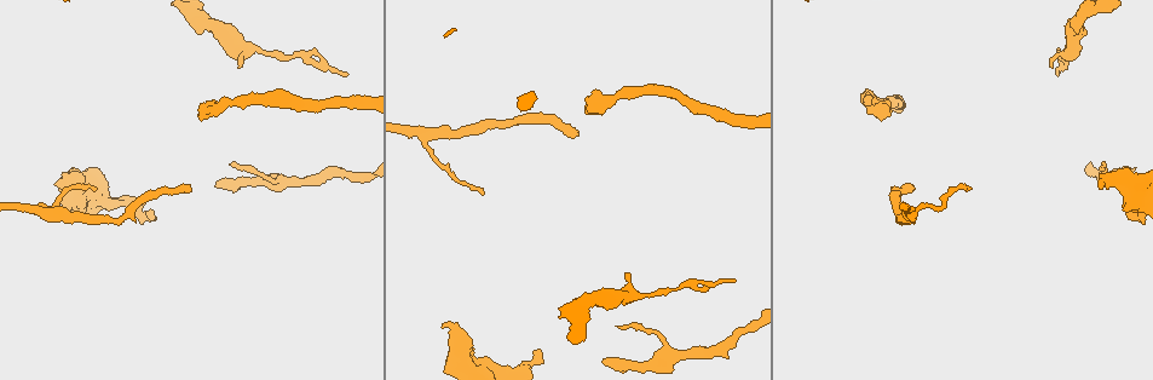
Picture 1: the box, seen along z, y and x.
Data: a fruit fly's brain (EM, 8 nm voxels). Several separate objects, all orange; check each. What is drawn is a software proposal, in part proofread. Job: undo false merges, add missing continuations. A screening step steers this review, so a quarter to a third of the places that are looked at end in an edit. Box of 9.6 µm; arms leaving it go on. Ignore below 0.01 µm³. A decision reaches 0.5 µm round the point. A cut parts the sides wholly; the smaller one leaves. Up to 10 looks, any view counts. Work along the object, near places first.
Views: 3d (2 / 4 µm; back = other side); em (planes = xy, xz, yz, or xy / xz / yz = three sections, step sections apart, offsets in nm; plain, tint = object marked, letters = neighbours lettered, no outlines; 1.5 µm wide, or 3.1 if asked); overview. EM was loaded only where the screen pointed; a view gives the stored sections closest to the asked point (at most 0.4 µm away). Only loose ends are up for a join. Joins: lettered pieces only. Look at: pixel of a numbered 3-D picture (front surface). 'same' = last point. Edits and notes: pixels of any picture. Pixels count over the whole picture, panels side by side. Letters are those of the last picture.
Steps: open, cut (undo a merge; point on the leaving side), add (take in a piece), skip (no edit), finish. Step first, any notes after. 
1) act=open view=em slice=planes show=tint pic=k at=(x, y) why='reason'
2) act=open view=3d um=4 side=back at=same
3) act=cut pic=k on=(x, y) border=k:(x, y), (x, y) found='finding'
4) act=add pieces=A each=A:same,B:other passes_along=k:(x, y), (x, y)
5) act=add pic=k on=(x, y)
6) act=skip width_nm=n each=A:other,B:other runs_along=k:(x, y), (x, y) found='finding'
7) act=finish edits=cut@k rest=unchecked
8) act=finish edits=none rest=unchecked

act=open view=em slice=planes show=letters pic=1 at=(1056, 72) why='long arm stops here'

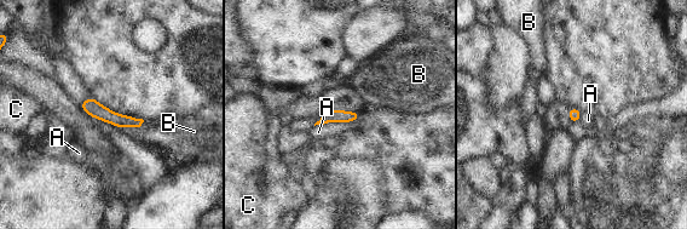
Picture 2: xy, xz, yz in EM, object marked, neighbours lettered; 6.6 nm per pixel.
act=skip each=A:other,B:other,C:other border=2:(347, 121), (329, 121), (315, 126) found='no lettered piece goes on from it'

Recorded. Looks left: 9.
act=open view=3d um=2 side=back pic=1 at=(970, 188) why='free end'

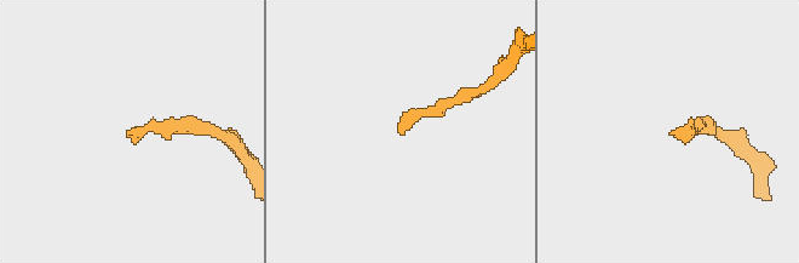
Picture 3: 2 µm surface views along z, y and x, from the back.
act=open view=em slice=xz step=4 show=letters pic=3 at=(400, 130)

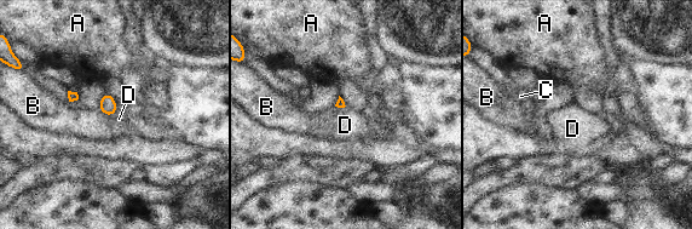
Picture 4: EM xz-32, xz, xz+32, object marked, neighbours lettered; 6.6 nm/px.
act=open view=em slice=planes show=letters at=same why='another direction'

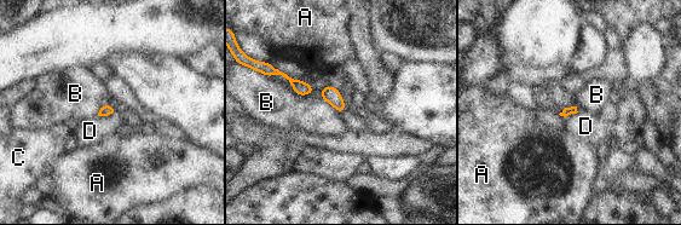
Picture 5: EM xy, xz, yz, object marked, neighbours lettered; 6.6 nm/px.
act=skip each=A:other,B:other,C:other,D:other border=5:(114, 111), (98, 116) found='no lettered piece goes on from it'

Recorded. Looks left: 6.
act=open view=3d um=2 pic=1 at=(41, 215) why='three-way junction'

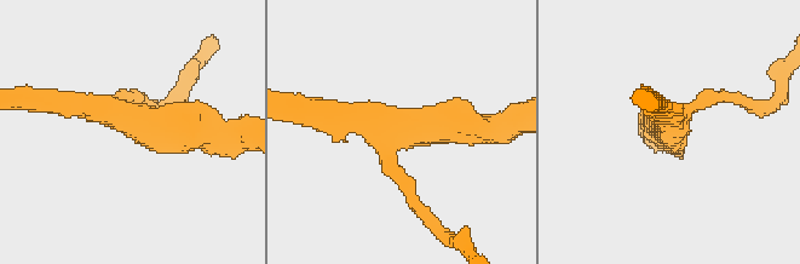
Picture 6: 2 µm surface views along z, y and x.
act=open view=em slice=planes show=tint pic=6 at=(668, 122) arms=3

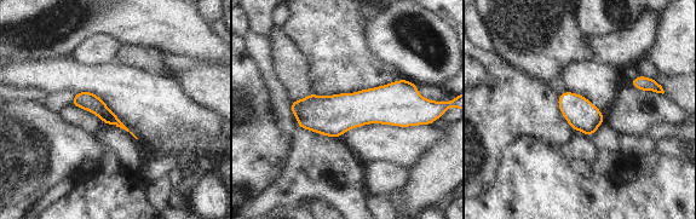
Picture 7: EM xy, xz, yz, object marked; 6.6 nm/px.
act=open view=em slice=planes show=letters at=same

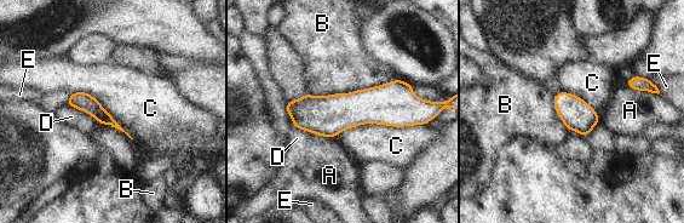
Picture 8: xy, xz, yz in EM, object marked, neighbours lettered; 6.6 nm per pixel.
act=skip longest_contact=C:650nm each=A:other,B:other,C:other,D:other,E:other border=8:(426, 125), (360, 124), (333, 137) found='continuous, no second neuron'

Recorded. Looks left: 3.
act=open view=em slice=xy step=8 show=tint pic=1 at=(1124, 209) why='stops while still wide'

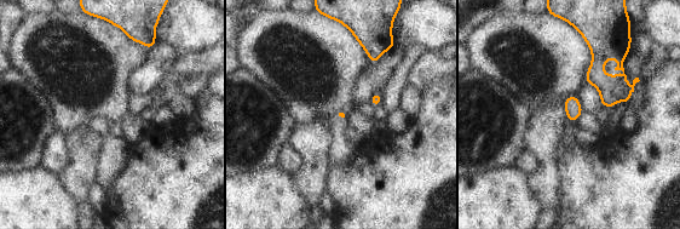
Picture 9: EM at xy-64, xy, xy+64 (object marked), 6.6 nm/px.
act=open view=em slice=planes show=letters at=same why='cut it another way'

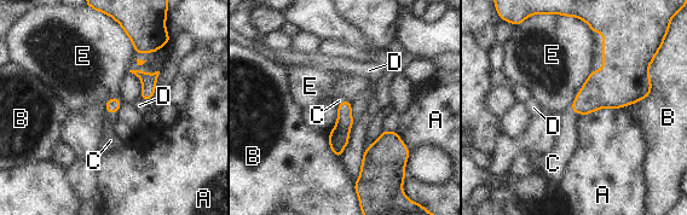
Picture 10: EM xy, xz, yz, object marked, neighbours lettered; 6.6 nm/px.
act=add pieces=C longest_contact=E:300nm each=A:other,B:other,C:same,D:other,E:other found='the neuron continues'

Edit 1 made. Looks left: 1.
act=finish edits=add@10 rest=unchecked

